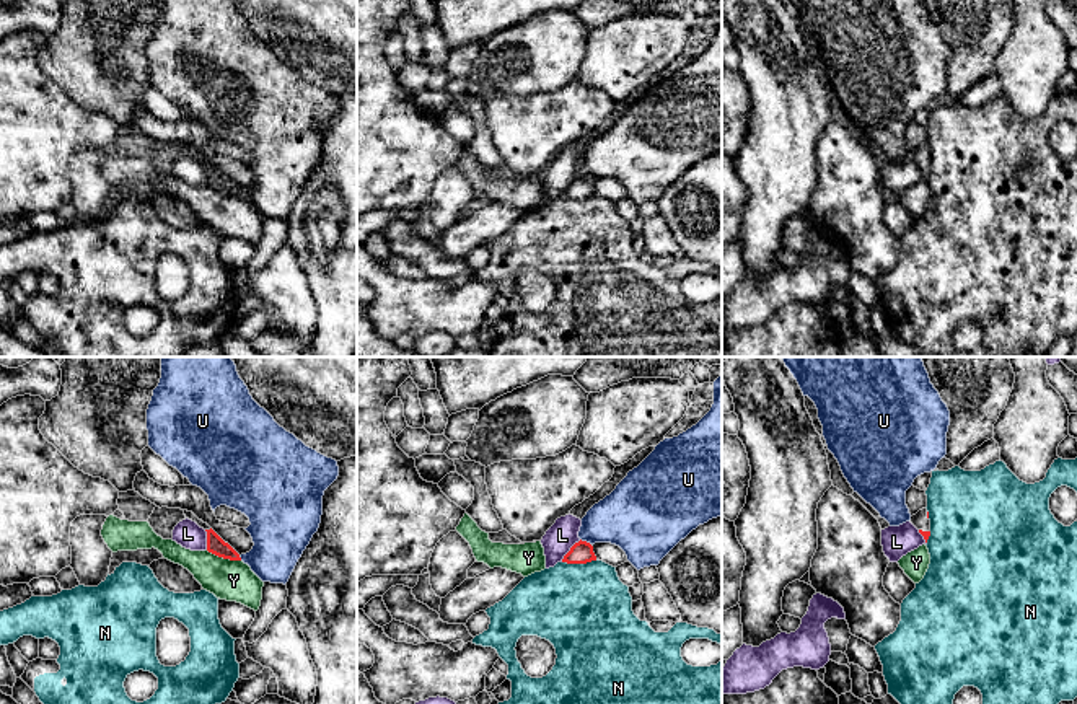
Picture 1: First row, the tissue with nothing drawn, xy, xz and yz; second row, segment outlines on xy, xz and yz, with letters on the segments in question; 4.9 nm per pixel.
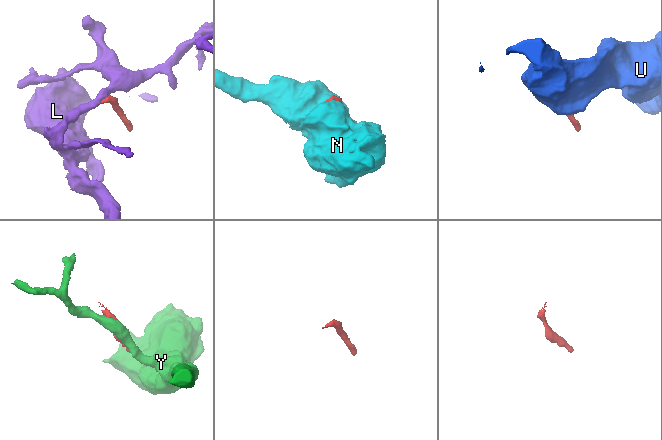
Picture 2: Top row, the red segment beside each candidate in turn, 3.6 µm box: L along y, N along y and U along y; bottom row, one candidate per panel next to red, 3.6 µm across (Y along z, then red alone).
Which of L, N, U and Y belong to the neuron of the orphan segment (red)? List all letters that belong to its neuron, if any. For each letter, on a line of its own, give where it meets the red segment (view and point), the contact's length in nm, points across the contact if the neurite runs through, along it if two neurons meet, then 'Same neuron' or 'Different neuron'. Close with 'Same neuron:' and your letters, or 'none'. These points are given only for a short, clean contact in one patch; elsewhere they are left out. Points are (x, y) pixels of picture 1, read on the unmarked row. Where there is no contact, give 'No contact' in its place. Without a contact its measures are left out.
L: Touches red at xz (571, 184). Shared border 150 nm. Boundary: xz (580, 175), (561, 196). Different neuron
N: Touches red at xz (579, 198). Shared border 180 nm. Different neuron
U: Touches red at xz (585, 176). Shared border 70 nm. Boundary: xz (580, 173), (590, 180). Different neuron
Y: Touches red at xy (224, 193). Shared border 190 nm. Different neuron
Same neuron: none

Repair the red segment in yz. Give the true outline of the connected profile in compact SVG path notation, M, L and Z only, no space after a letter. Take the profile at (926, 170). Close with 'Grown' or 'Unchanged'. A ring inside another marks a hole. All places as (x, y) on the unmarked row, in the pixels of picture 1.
M927 143L919 145L916 150L911 152L909 156L919 165L919 168L924 171L927 178L930 171L930 155Z. Grown

